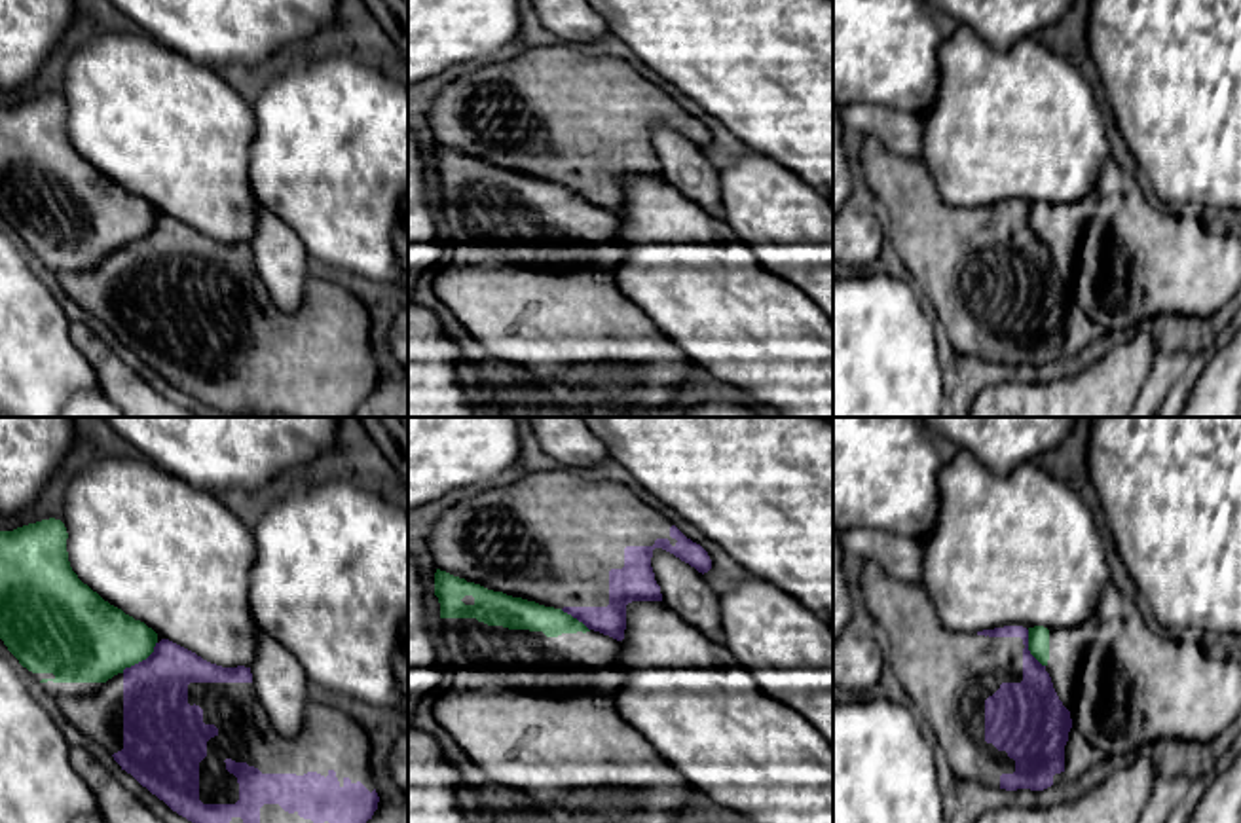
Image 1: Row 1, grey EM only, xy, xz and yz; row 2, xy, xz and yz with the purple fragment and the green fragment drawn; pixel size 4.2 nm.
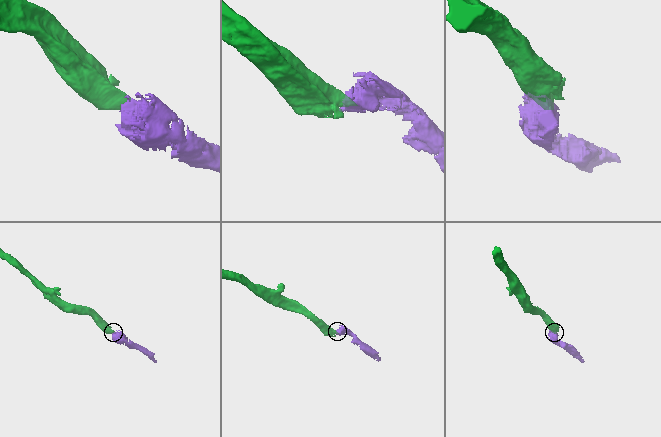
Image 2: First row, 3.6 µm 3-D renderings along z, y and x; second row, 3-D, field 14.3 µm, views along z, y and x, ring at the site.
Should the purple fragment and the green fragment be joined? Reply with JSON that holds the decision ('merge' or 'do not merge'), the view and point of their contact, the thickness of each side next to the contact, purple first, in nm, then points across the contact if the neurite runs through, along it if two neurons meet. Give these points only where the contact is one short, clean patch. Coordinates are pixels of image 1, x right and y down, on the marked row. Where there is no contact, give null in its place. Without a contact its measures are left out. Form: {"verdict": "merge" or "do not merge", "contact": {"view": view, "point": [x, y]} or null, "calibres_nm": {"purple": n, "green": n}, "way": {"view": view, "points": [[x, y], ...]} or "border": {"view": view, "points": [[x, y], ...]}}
{"verdict": "do not merge", "contact": {"view": "xy", "point": [143, 660]}, "calibres_nm": {"purple": 280, "green": 360}, "border": {"view": "xy", "points": [[156, 641], [145, 658], [122, 672]]}}

